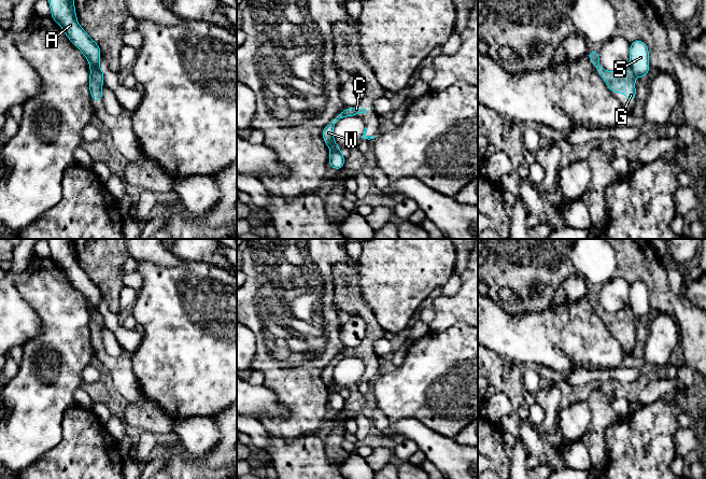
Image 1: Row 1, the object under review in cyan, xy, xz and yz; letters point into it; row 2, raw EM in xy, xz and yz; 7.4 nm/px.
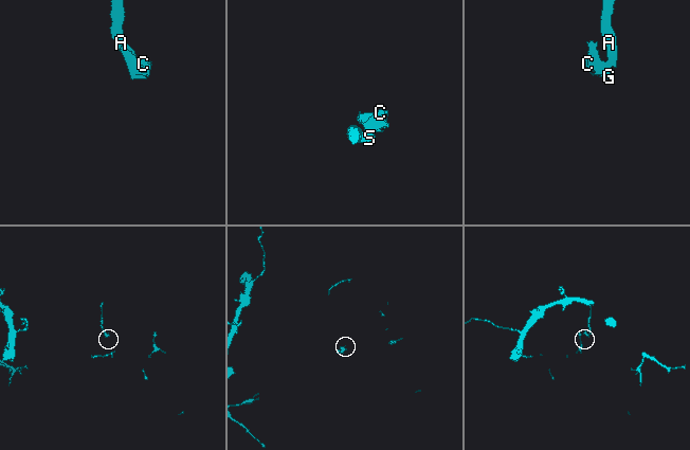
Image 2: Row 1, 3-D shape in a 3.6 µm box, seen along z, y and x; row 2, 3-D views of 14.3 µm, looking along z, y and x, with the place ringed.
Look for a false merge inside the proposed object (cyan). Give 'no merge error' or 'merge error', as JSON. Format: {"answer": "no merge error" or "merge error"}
{"answer": "merge error"}

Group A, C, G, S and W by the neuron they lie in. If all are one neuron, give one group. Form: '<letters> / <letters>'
A S / C G W

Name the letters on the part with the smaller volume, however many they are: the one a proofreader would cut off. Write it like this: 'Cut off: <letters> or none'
Cut off: C, G, W

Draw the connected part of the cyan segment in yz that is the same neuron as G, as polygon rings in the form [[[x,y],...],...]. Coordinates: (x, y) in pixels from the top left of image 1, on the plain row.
[[[591,291],[588,296],[597,314],[612,335],[624,334],[626,342],[636,342],[635,316],[630,307],[619,312],[610,313],[599,306],[599,292]]]

